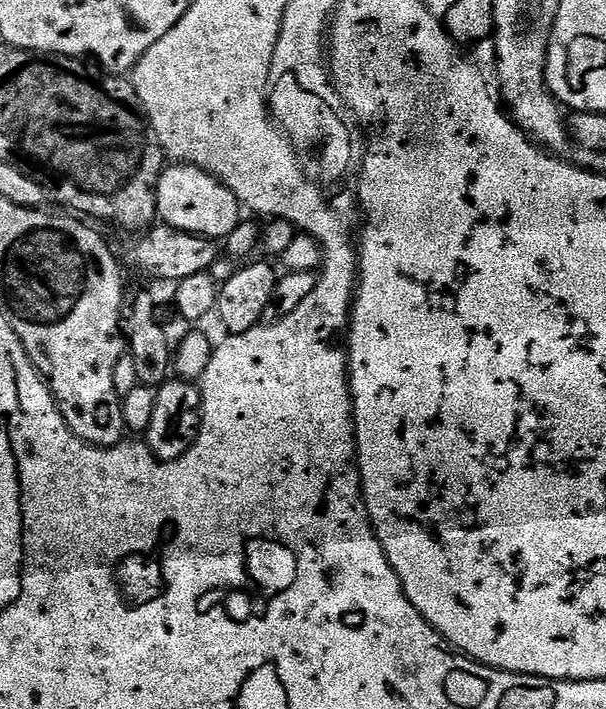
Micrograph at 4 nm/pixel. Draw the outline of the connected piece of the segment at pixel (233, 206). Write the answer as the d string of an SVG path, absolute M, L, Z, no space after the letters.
M173 163L160 175L156 191L156 210L159 219L171 228L192 232L195 236L226 238L230 230L240 225L242 205L218 177L194 165Z

